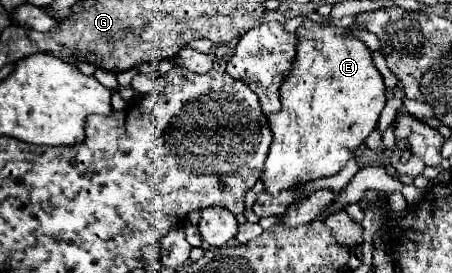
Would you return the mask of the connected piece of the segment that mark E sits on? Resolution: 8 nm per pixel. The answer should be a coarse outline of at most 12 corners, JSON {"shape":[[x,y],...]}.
{"shape":[[308,20],[268,116],[272,196],[338,174],[386,104],[370,50]]}

